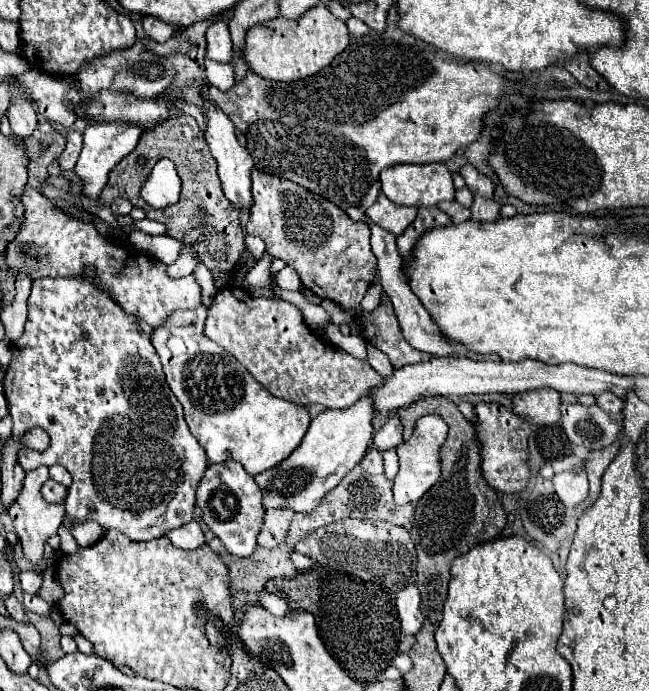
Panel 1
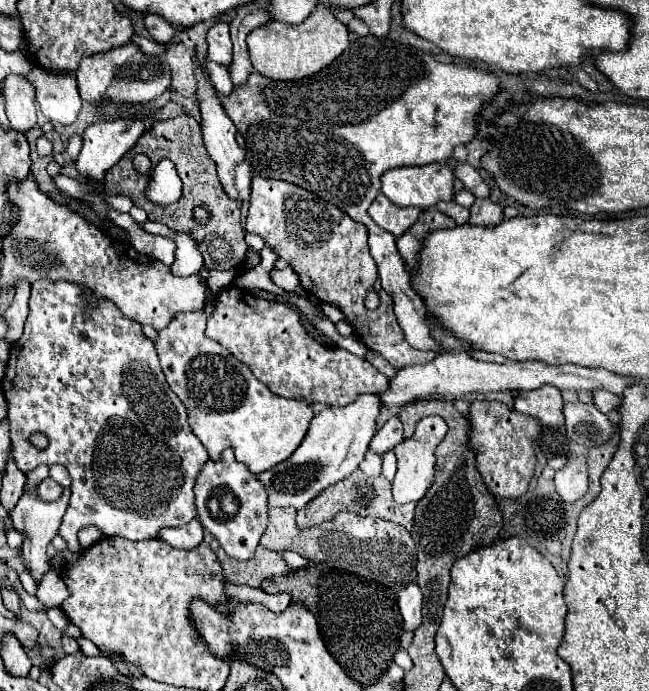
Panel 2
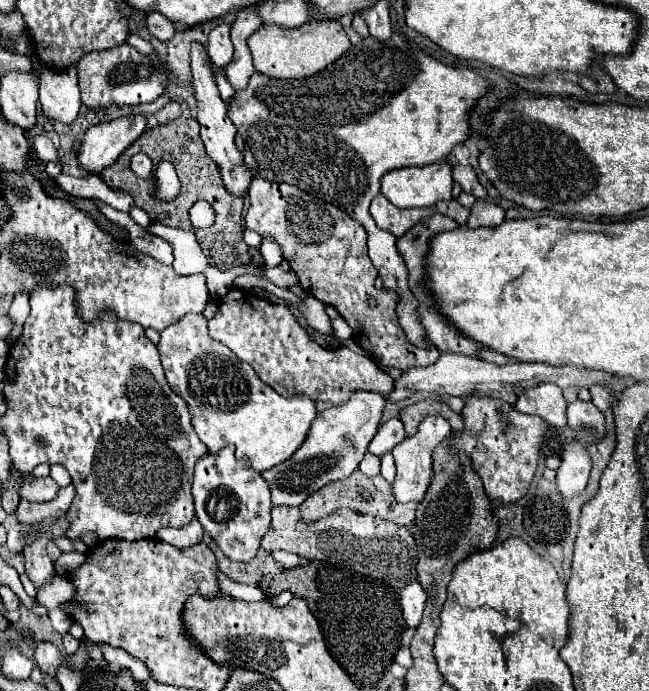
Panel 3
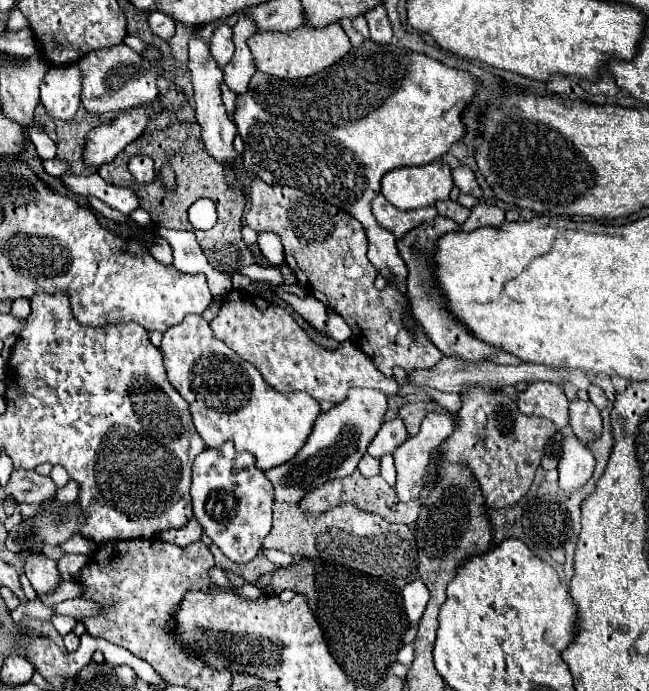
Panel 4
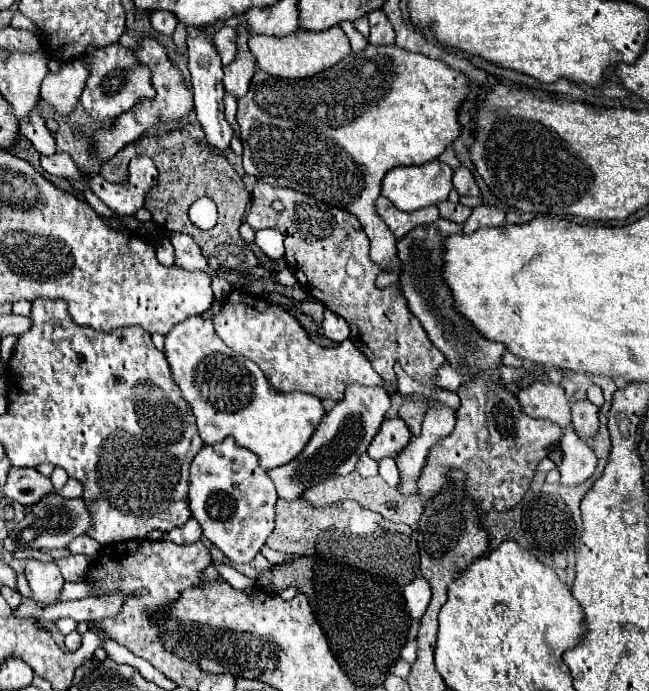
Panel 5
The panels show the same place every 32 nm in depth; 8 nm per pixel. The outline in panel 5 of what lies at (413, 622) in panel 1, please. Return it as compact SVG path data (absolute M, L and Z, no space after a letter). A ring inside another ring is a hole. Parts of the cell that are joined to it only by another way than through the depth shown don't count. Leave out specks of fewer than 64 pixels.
M422 576L404 586L404 600L406 600L410 618L418 620L424 614L428 602L430 602L430 596L432 596L432 592L428 588L428 582Z

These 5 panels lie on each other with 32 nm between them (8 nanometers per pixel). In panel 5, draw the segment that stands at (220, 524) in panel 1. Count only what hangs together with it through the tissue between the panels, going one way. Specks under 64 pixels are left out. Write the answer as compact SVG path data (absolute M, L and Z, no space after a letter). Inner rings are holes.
M232 438L224 444L204 446L190 468L190 508L192 516L204 530L204 536L218 546L230 562L250 562L274 526L276 490L268 480L266 470L260 468L256 456L248 450L236 448Z

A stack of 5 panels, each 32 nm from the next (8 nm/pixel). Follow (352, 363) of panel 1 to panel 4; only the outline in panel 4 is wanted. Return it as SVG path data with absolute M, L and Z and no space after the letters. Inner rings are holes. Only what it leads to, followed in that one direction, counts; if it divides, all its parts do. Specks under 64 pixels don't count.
M230 290L218 316L210 322L210 328L212 334L230 346L242 360L254 364L262 378L278 392L302 390L316 400L328 400L332 404L346 400L348 390L354 386L374 388L386 396L394 396L398 392L396 380L378 372L374 362L350 340L341 343L337 349L320 348L308 338L286 308L271 304L260 296Z

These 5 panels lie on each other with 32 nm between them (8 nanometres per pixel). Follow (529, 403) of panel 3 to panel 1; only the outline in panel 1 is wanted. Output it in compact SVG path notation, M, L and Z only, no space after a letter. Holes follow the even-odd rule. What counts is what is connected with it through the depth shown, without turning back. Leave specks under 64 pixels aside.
M518 392L512 396L512 412L534 426L554 426L560 422L560 394Z

